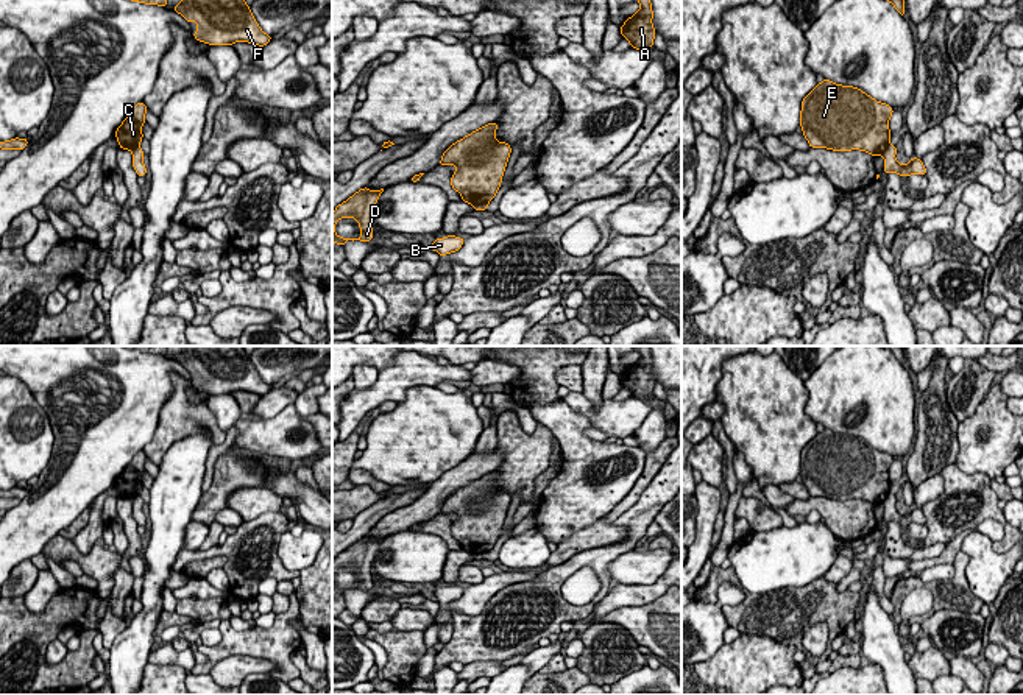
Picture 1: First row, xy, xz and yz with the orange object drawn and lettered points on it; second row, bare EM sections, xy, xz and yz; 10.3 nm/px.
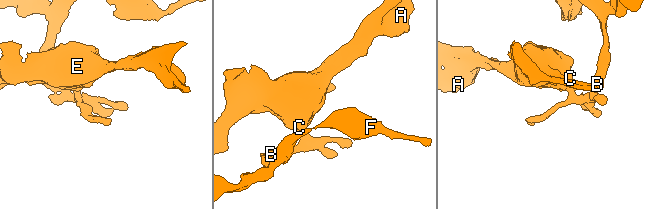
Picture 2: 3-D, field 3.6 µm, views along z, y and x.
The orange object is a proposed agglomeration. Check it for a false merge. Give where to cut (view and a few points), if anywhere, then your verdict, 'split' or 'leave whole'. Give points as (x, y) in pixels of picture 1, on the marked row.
cut yz (889, 144), (883, 153); split

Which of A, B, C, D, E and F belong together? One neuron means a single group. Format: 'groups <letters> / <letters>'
groups A C D E / B F

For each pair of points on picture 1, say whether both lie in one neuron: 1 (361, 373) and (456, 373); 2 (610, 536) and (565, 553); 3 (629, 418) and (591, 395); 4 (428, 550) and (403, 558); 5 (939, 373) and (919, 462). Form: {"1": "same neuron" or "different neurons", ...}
{"1": "different neurons", "2": "same neuron", "3": "different neurons", "4": "same neuron", "5": "same neuron"}

